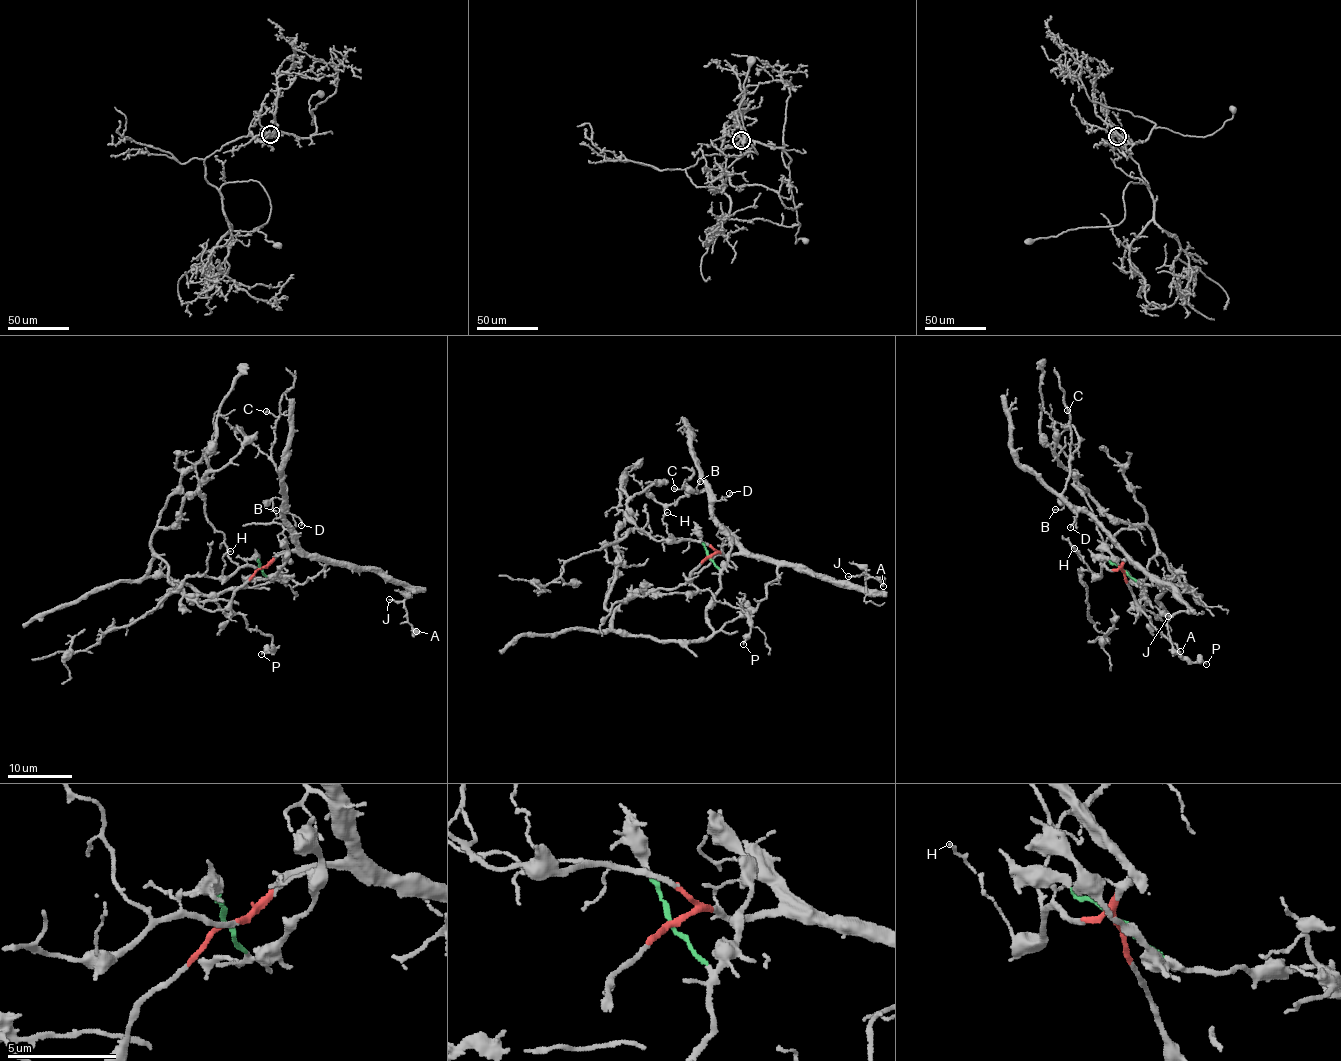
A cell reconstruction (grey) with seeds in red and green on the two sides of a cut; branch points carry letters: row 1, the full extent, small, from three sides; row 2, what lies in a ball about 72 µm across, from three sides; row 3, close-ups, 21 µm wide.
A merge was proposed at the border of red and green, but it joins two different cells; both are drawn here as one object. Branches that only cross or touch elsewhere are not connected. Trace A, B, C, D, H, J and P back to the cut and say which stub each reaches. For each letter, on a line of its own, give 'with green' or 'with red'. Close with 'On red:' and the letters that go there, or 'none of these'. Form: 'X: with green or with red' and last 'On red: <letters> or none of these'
A: with red
B: with red
C: with red
D: with red
H: with red
J: with red
P: with red
On red: A, B, C, D, H, J, P

